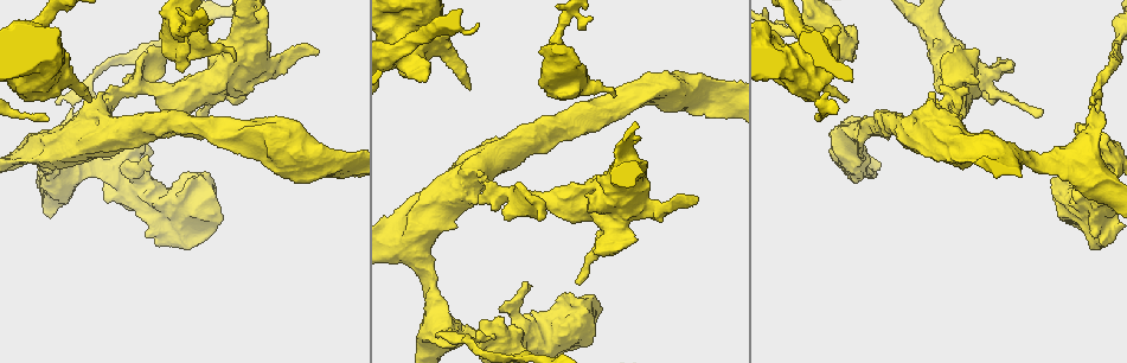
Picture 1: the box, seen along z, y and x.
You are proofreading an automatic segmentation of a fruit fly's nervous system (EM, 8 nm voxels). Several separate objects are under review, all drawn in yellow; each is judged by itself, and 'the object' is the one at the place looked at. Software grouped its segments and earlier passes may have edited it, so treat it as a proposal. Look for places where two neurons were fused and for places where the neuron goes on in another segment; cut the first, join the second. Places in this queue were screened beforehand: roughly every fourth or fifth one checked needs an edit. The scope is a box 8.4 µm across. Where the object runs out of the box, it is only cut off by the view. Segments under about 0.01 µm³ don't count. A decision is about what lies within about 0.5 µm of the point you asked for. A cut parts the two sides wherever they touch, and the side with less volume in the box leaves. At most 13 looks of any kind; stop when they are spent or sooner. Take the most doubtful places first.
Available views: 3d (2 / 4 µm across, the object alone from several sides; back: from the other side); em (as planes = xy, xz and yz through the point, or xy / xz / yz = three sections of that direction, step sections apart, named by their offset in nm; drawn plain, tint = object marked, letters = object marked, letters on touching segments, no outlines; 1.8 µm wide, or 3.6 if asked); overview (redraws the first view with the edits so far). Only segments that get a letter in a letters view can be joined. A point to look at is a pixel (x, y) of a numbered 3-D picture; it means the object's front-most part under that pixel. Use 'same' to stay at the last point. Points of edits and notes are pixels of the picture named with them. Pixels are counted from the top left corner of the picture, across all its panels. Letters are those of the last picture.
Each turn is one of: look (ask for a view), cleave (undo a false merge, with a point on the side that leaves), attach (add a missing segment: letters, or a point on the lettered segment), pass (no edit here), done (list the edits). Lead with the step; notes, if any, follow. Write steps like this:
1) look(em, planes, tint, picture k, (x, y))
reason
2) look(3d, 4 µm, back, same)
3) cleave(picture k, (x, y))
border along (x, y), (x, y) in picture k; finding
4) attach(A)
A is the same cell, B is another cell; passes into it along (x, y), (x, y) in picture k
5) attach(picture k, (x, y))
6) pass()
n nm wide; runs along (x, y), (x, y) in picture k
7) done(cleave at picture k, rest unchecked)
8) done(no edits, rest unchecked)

look(em, planes, letters, picture 1, (235, 61))
an open end

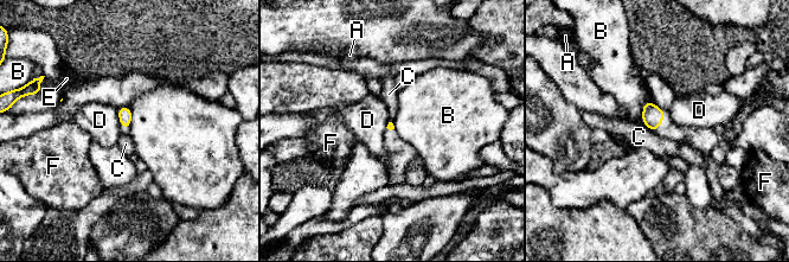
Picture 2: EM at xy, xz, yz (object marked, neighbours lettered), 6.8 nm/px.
pass()
B touches over 140 nm; A, B, C, D, E and F are other cells; border along (653, 102), (643, 103), (640, 117) in picture 2; no lettered segment goes on from it

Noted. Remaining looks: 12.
look(3d, 2 µm, back, picture 1, (204, 33))
branch stops here

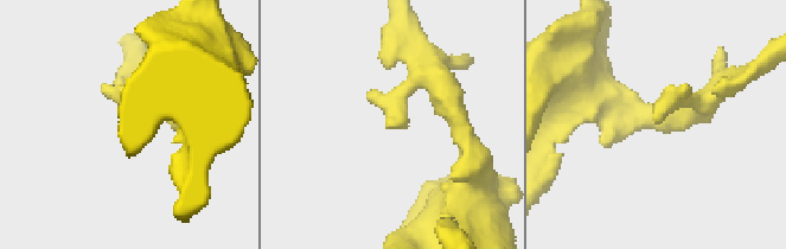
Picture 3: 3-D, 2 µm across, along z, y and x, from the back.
look(em, planes, letters, picture 3, (391, 127))
need the tissue

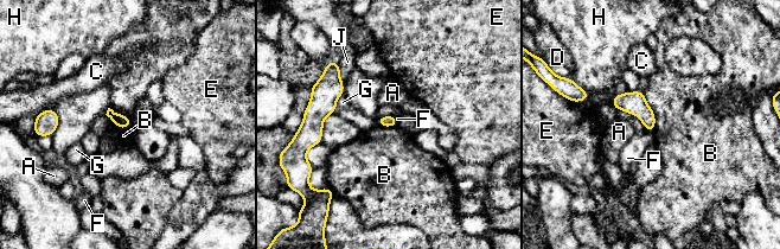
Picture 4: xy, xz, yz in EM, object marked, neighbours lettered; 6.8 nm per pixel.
pass()
A, B, C, D, E, F, G, H and J are other cells; no lettered segment goes on from it

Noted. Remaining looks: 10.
look(3d, 4 µm, picture 1, (415, 60))
abrupt turn

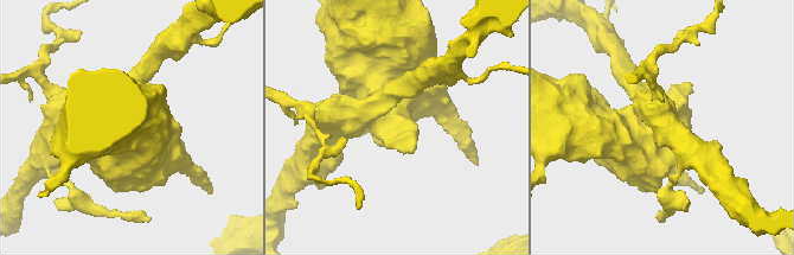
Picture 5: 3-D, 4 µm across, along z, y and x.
look(em, 3.6 µm, xy, step 16, tint, picture 5, (391, 124))
shape alone is not enough

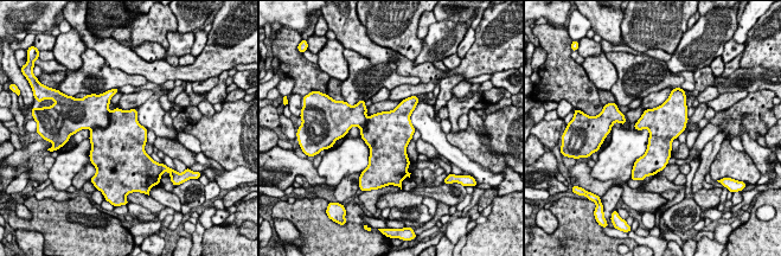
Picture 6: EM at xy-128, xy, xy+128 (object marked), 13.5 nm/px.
look(em, 3.6 µm, xy, step 16, letters, same)

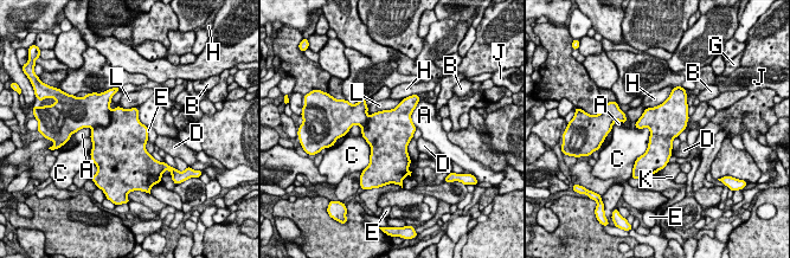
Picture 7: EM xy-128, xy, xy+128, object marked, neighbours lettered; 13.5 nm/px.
cleave(picture 7, (95, 111))
C touches over 550 nm; A, B, C, D, E, G, H, J, K and L are other cells; border along (110, 110), (110, 121), (92, 128) in picture 7; a second neuron is stuck on

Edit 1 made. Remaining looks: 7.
look(3d, 2 µm, picture 1, (996, 92))
four arms meet

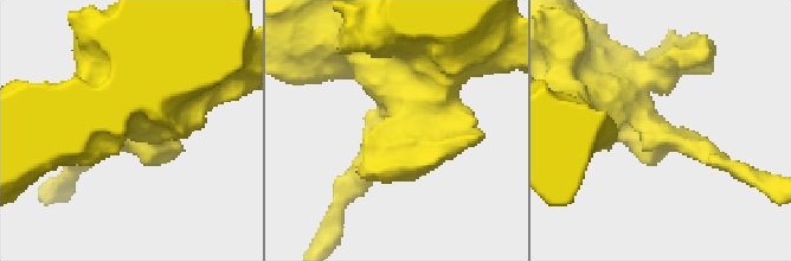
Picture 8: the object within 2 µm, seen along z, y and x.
look(em, planes, plain, picture 8, (660, 137))
4 arms

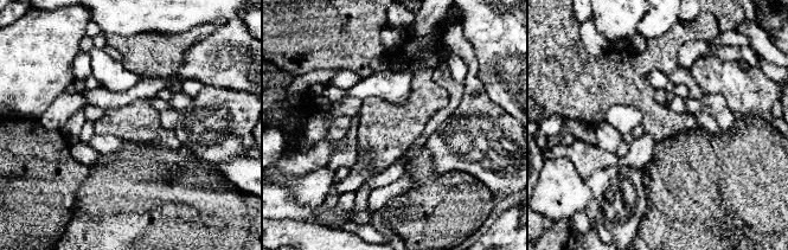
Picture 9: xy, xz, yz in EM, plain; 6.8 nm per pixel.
look(em, planes, letters, same)

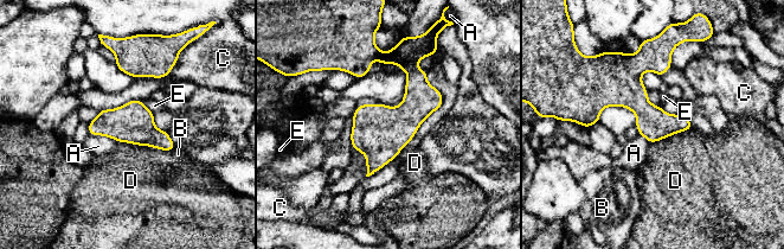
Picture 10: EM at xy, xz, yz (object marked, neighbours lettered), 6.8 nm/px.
pass()
A, B, C, D and E are other cells; border along (89, 134), (105, 135), (117, 141) in picture 10; all the same neuron

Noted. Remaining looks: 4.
look(3d, 4 µm, picture 1, (71, 105))
thick turns thin

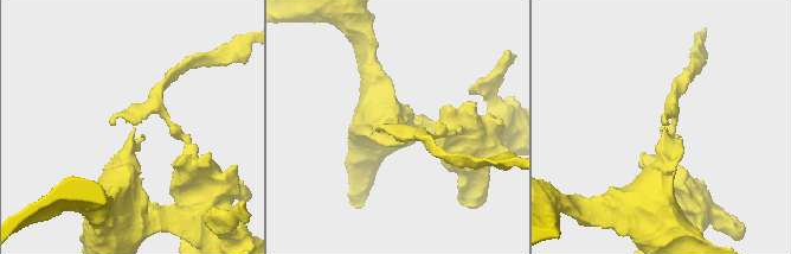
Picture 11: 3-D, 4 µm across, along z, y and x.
look(em, planes, letters, picture 11, (396, 123))
now the EM

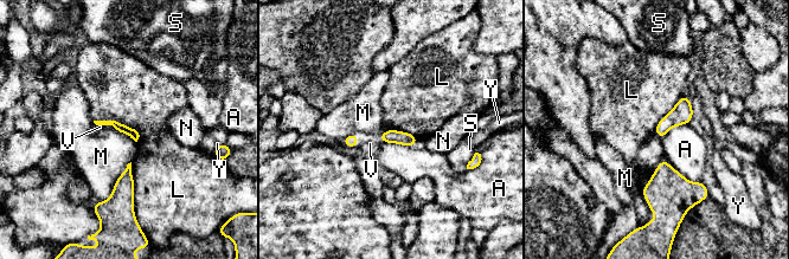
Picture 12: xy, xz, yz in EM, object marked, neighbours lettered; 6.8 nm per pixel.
attach(V)
M touches over 380 nm; V is the same cell, A, L, M, N, S and Y are other cells; passes into it along (351, 141), (357, 141), (370, 143) in picture 12; it goes on there

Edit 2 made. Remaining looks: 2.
look(3d, 4 µm, picture 1, (470, 87))
branch stops here

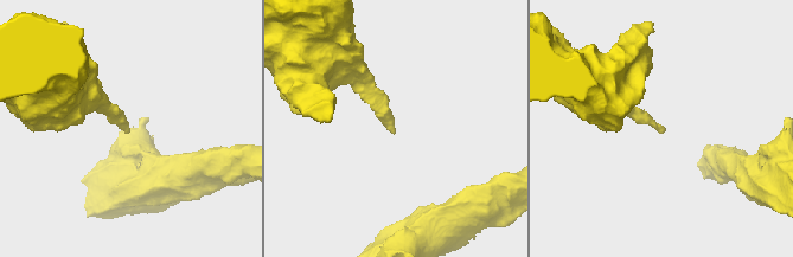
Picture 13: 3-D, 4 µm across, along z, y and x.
look(em, planes, letters, picture 13, (661, 130))

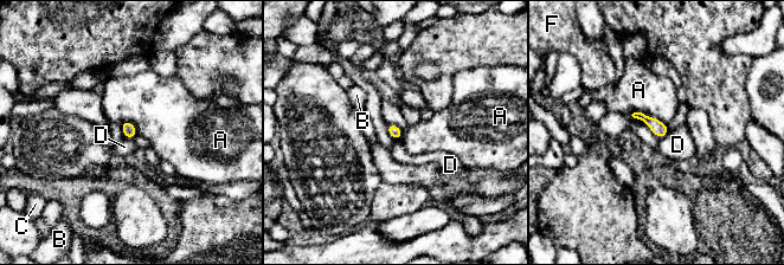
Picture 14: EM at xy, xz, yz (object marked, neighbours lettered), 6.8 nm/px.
pass()
A, B, C, D and F are other cells; border along (669, 131), (660, 140) in picture 14; none of them fits

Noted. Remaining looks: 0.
done(cleave at picture 7, attach at picture 12, rest unchecked)

